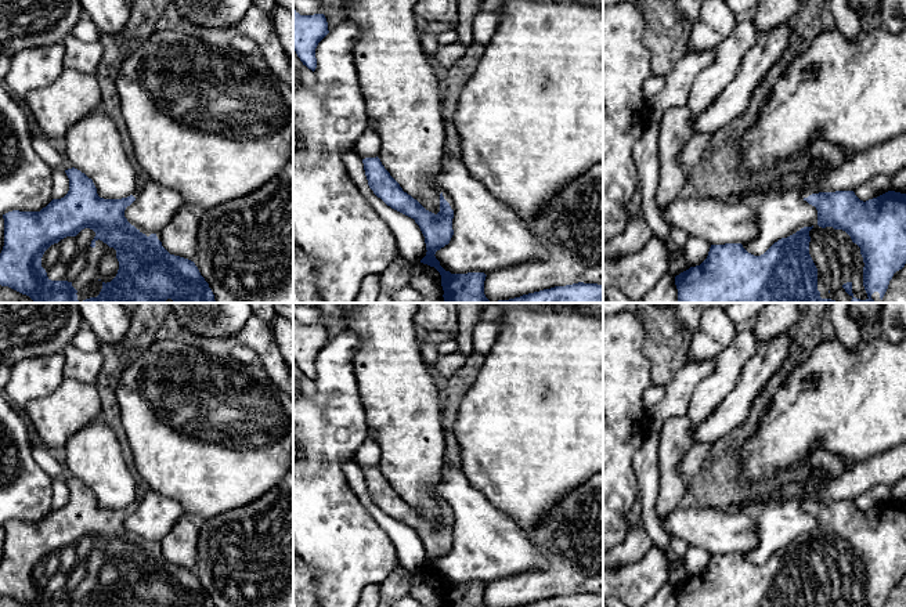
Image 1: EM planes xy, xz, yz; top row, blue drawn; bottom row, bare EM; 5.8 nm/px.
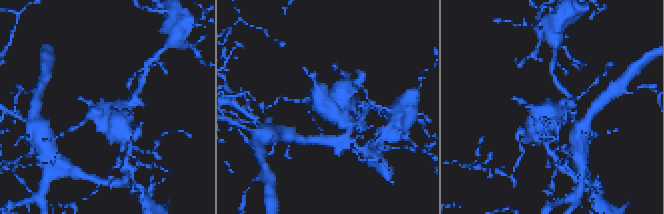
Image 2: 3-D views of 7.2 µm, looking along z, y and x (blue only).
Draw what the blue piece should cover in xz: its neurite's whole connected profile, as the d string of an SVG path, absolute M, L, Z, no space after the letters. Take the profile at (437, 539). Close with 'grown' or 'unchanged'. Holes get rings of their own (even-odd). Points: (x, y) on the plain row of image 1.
M362 469L369 498L391 519L411 527L419 535L426 553L426 566L420 572L434 577L441 585L443 607L486 607L484 582L451 583L436 568L436 561L450 553L454 539L454 510L441 499L440 521L426 520L416 509L403 501L400 494L385 478L380 469Z; grown

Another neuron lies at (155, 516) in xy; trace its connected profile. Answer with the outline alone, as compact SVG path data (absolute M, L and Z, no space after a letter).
M149 489L126 517L124 527L137 539L160 542L183 516L177 501Z

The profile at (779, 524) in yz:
M799 501L769 502L754 513L757 546L743 557L754 564L764 564L775 552L787 548L804 536L817 535L817 520Z

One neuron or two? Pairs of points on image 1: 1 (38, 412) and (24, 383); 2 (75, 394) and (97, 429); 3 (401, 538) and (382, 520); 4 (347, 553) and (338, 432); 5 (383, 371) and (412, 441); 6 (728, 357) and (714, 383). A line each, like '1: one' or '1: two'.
1: two
2: two
3: one
4: one
5: one
6: one

